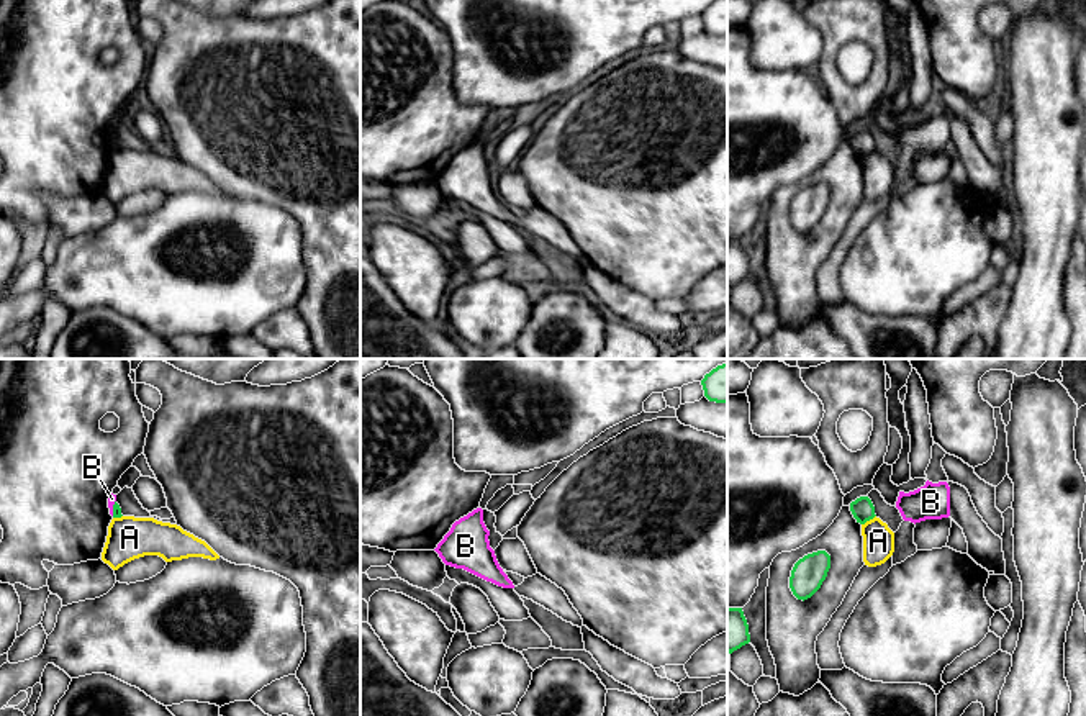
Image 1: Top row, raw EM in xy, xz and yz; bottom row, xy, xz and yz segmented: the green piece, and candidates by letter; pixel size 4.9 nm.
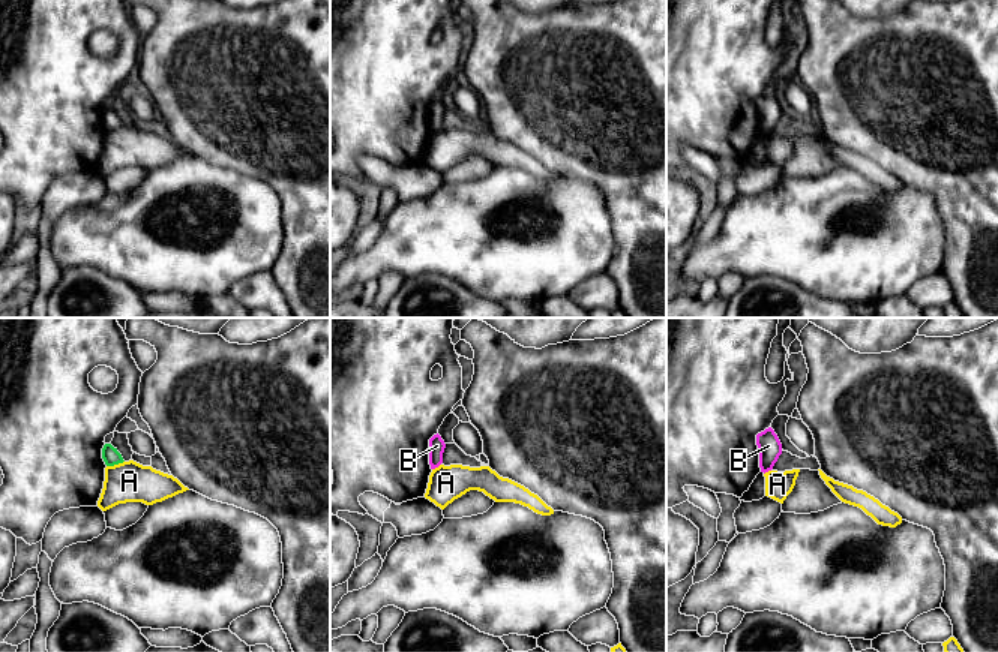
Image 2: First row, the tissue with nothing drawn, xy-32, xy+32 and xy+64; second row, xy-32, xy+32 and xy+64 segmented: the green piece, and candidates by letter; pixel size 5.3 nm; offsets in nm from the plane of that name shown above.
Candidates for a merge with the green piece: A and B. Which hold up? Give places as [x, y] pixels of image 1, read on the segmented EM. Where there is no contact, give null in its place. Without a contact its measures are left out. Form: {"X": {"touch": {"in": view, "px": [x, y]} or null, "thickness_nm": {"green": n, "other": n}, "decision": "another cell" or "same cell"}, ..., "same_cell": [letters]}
{"A": {"touch": {"in": "yz", "px": [868, 520]}, "thickness_nm": {"green": 110, "other": 160}, "decision": "another cell"}, "B": {"touch": {"in": "xy", "px": [113, 508]}, "thickness_nm": {"green": 50, "other": 40}, "decision": "another cell"}, "same_cell": []}

